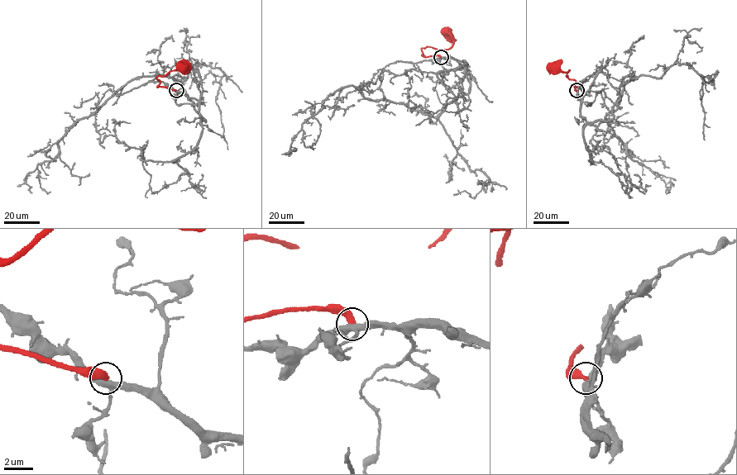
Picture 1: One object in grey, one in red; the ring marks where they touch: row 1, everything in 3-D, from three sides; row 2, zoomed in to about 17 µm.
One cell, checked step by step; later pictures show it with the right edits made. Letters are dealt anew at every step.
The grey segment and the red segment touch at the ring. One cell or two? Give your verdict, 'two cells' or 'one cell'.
two cells

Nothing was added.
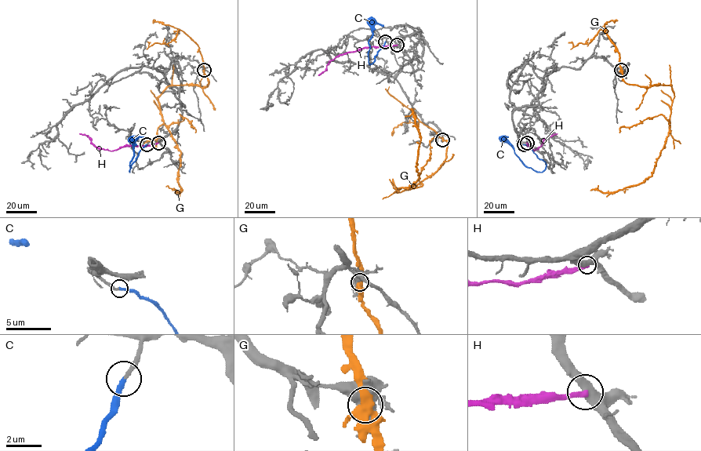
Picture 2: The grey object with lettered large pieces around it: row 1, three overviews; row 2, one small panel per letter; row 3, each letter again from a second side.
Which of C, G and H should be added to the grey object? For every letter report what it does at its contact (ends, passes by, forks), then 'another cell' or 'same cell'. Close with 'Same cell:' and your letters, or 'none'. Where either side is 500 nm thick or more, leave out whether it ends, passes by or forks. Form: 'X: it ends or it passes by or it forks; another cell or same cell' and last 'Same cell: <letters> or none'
C: it ends; same cell
G: it forks; another cell
H: another cell
Same cell: C

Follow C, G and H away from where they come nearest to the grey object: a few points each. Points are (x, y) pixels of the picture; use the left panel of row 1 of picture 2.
C: (146, 144), (140, 150), (129, 172), (130, 161), (134, 154), (133, 142), (138, 137), (145, 136)
G: (204, 70), (205, 86), (171, 85), (158, 97), (163, 124), (180, 152), (181, 190), (165, 187)
H: (158, 143), (126, 146), (109, 150), (97, 148), (88, 136), (79, 133)

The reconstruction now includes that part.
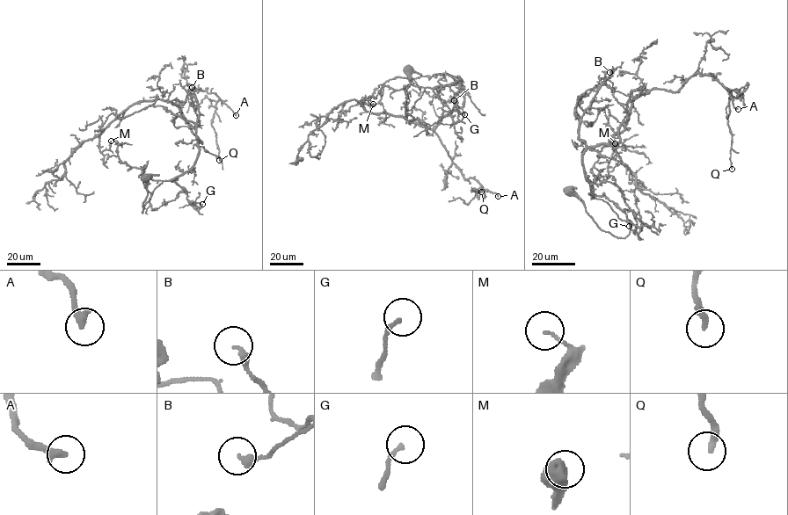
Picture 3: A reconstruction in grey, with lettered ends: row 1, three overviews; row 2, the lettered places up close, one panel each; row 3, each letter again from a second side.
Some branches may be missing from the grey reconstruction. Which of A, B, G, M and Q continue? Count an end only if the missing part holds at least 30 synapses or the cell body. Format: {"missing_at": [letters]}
{"missing_at": []}

